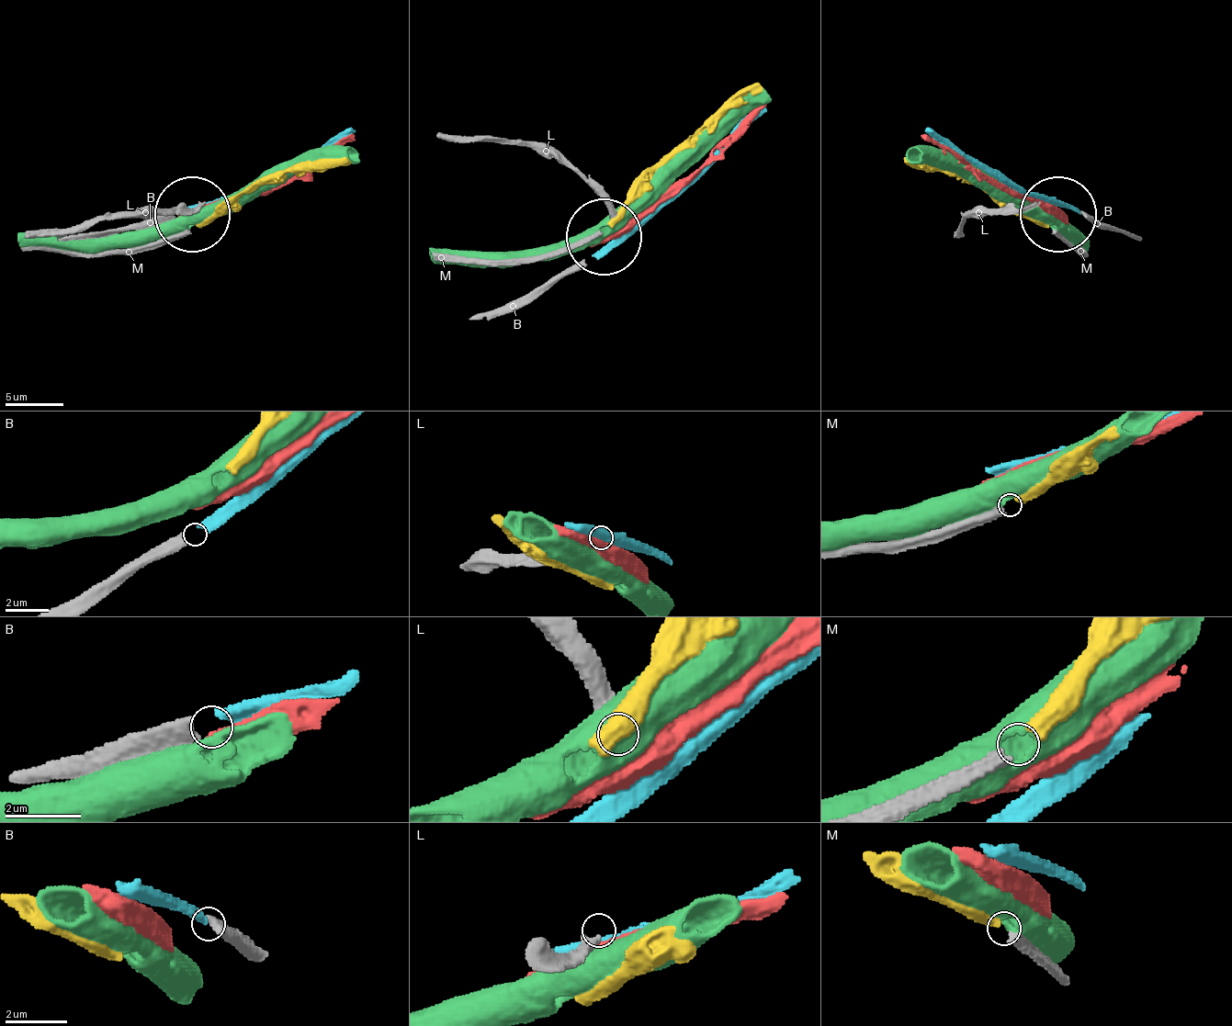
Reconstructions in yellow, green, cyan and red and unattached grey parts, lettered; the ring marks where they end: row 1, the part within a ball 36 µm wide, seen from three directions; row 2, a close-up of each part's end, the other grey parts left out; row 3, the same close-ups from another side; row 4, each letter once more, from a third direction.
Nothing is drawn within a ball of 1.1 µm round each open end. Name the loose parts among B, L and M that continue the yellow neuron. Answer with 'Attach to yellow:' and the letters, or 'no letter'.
Attach to yellow: M

